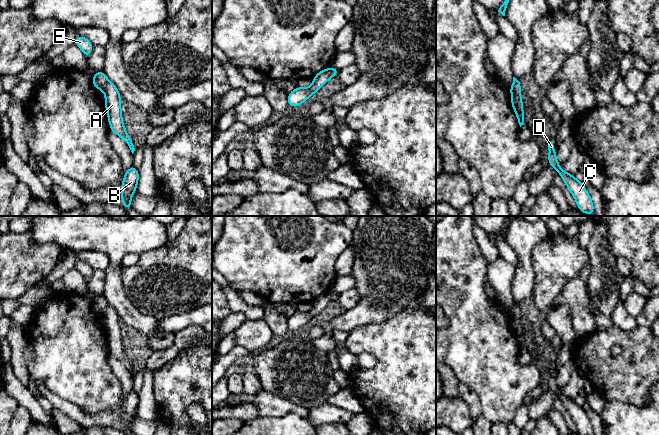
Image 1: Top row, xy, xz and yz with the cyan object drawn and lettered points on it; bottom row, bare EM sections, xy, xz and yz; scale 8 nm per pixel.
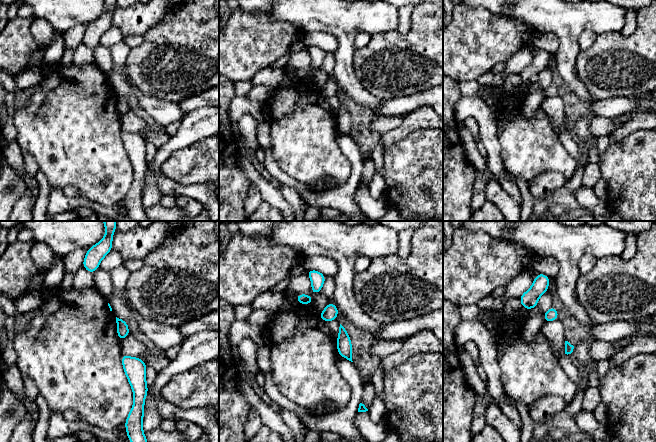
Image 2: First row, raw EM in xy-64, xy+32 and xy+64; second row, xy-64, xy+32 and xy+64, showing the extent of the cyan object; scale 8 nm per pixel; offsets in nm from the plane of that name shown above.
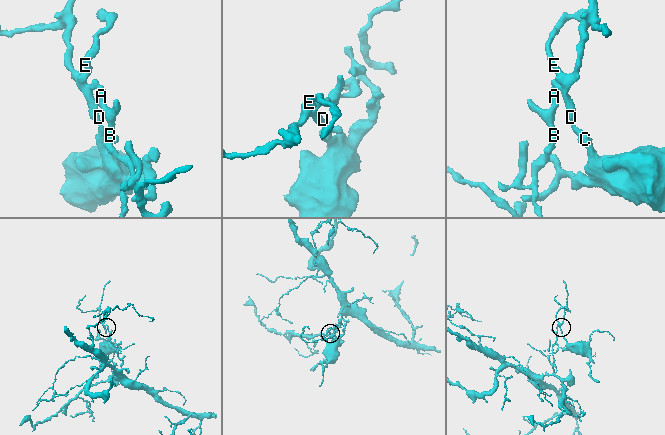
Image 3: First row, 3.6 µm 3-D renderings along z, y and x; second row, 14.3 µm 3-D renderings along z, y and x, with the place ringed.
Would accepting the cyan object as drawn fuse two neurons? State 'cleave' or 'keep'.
cleave

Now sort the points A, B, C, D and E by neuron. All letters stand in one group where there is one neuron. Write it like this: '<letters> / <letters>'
A B / C D E

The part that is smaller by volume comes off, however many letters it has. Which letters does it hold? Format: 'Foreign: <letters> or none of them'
Foreign: C, D, E

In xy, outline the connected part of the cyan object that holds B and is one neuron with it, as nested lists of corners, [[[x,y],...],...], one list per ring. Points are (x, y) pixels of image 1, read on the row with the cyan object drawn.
[[[132,164],[132,166],[127,170],[124,175],[121,188],[121,199],[127,211],[132,209],[131,198],[133,193],[137,189],[138,180],[138,169],[136,169],[135,166]]]

